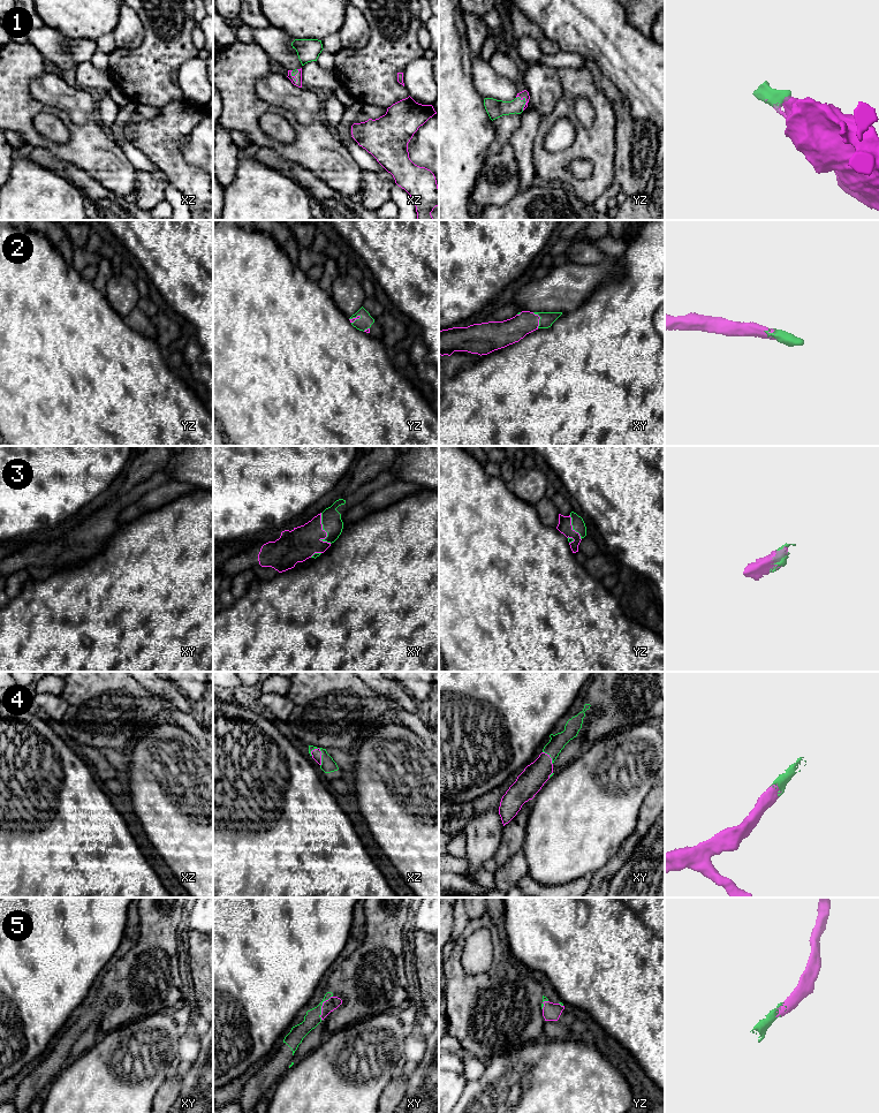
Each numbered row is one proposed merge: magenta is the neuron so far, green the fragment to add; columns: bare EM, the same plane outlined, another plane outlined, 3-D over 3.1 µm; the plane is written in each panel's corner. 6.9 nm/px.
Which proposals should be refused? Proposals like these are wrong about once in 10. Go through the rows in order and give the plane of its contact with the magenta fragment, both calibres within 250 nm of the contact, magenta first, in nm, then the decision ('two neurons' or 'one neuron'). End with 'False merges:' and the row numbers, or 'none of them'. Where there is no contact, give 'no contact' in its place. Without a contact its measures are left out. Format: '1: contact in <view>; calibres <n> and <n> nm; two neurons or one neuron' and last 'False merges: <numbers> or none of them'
1: contact in yz; calibres 50 and 130 nm; one neuron
2: contact in xy; calibres 170 and 100 nm; one neuron
3: contact in xy; calibres 220 and 140 nm; one neuron
4: contact in xz; calibres 70 and 100 nm; one neuron
5: contact in xy; calibres 90 and 110 nm; one neuron
False merges: none of them

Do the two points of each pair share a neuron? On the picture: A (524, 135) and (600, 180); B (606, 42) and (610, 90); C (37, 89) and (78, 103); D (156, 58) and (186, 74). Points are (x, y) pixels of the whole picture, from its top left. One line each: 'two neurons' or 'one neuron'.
A: two neurons
B: two neurons
C: one neuron
D: two neurons

